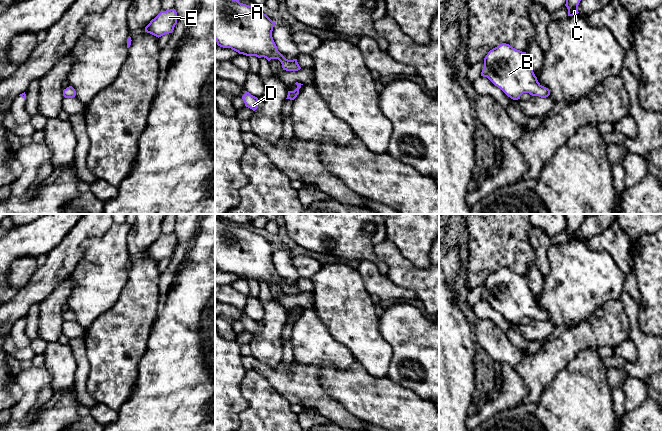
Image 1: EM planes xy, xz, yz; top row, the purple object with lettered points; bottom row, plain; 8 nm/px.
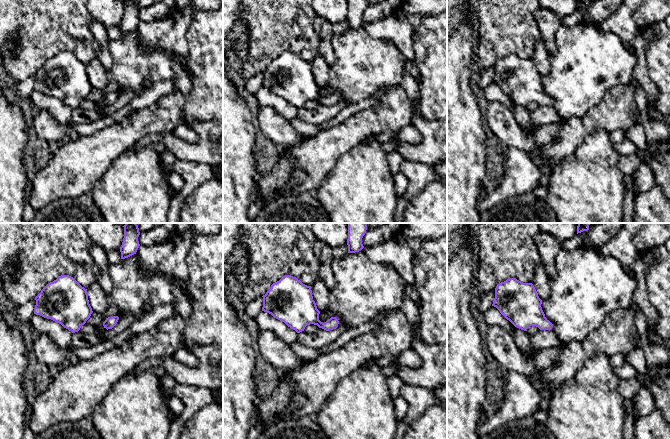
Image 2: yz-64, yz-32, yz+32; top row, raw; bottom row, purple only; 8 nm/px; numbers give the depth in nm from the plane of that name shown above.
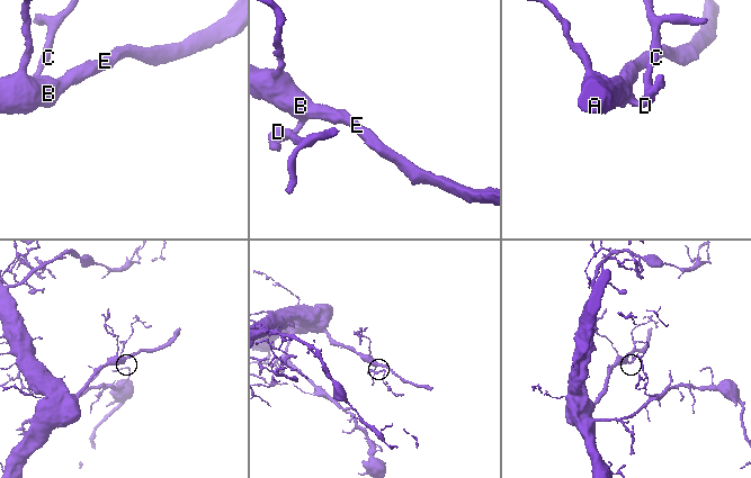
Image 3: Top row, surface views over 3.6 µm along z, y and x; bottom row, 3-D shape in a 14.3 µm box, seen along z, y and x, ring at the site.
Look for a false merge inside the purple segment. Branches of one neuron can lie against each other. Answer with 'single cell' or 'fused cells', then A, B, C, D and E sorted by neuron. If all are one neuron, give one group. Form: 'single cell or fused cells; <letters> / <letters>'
single cell; A B C D E

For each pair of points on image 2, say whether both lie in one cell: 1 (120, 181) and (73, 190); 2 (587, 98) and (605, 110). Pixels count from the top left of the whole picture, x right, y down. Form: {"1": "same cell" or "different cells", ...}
{"1": "different cells", "2": "different cells"}

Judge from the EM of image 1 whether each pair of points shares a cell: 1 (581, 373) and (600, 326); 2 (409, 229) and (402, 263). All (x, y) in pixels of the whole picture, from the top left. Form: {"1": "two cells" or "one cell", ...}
{"1": "two cells", "2": "two cells"}

